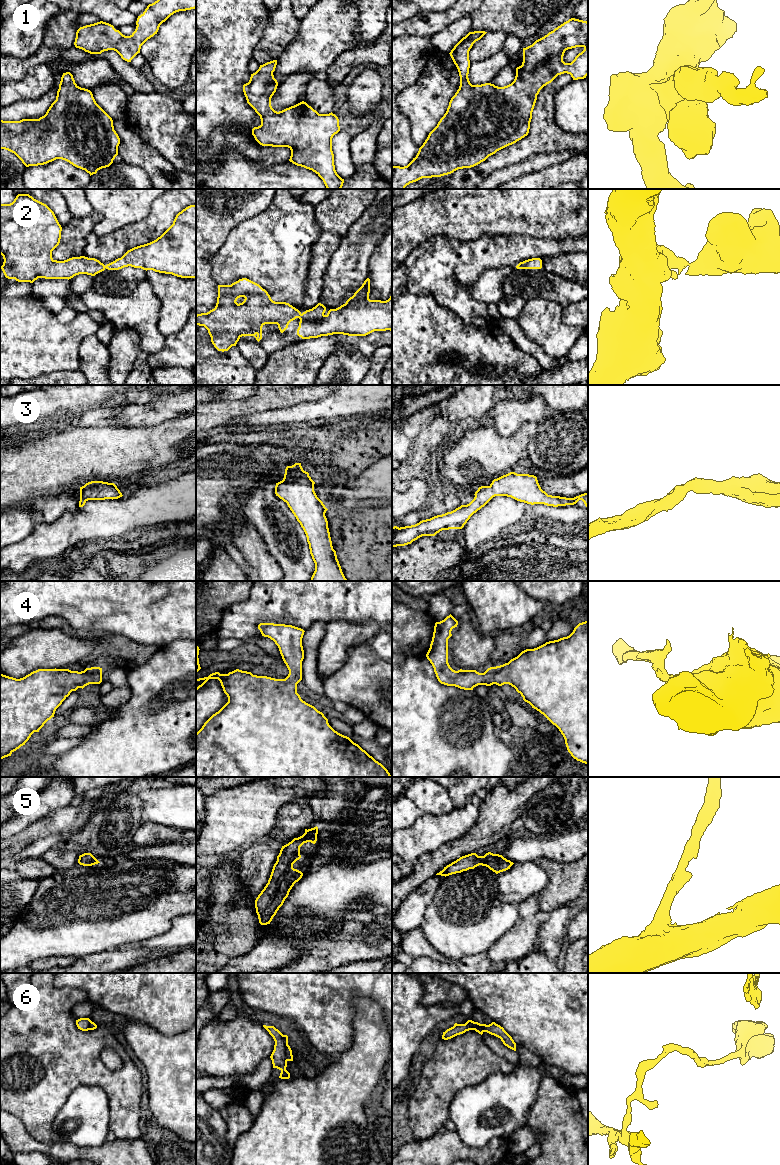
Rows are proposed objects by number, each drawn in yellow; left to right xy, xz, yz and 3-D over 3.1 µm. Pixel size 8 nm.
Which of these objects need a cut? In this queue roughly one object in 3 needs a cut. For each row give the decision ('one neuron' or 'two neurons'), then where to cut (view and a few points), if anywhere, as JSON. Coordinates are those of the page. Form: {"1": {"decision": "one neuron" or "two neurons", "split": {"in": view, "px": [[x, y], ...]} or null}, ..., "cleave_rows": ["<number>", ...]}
{"1": {"decision": "one neuron", "split": null}, "2": {"decision": "one neuron", "split": null}, "3": {"decision": "one neuron", "split": null}, "4": {"decision": "one neuron", "split": null}, "5": {"decision": "one neuron", "split": null}, "6": {"decision": "two neurons", "split": {"in": "xz", "px": [[282, 1035], [285, 1041], [285, 1058], [287, 1060]]}}, "cleave_rows": ["6"]}

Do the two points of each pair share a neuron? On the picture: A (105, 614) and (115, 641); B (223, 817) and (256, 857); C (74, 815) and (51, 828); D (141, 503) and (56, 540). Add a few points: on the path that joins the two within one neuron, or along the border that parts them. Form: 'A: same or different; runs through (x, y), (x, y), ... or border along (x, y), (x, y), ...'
A: different; border along (103, 634), (121, 634), (135, 642)
B: different; border along (261, 840), (253, 842), (240, 854)
C: same; runs through (68, 819), (57, 822)
D: same; runs through (120, 516), (113, 519), (97, 520), (77, 528)

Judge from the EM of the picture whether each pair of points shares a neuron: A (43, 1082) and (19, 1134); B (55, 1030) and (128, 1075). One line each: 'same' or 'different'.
A: different
B: same

